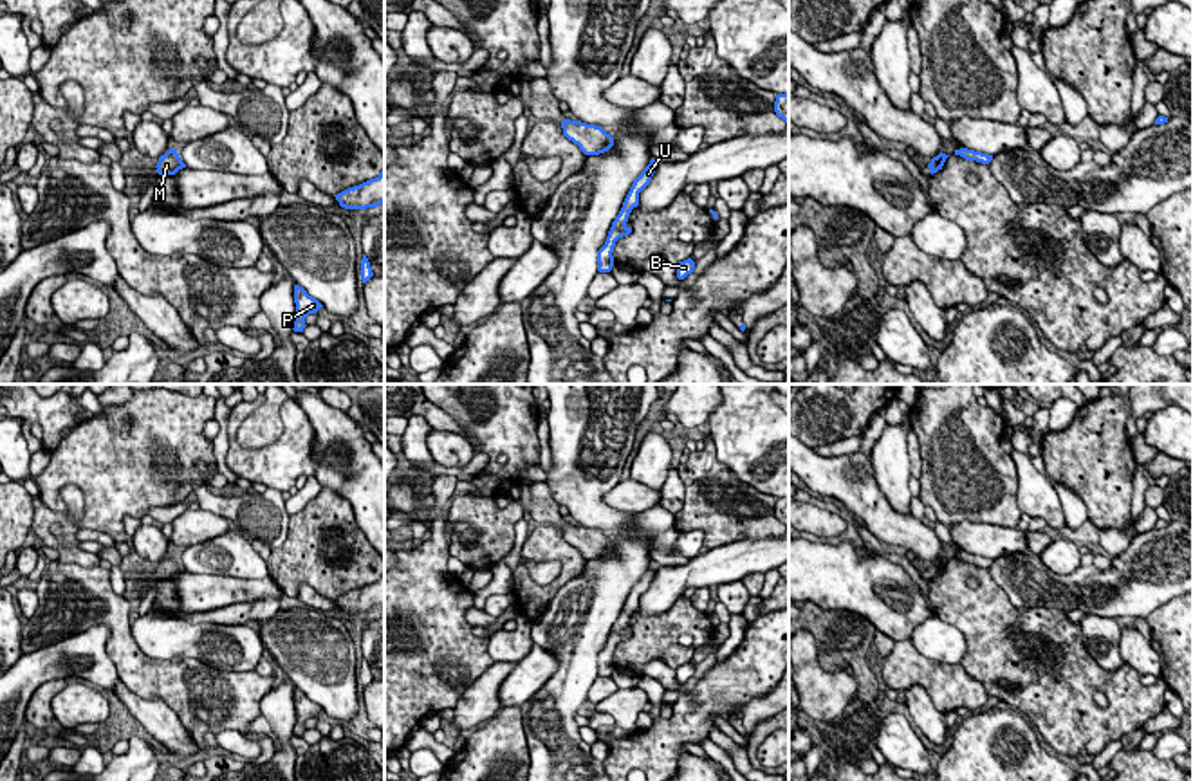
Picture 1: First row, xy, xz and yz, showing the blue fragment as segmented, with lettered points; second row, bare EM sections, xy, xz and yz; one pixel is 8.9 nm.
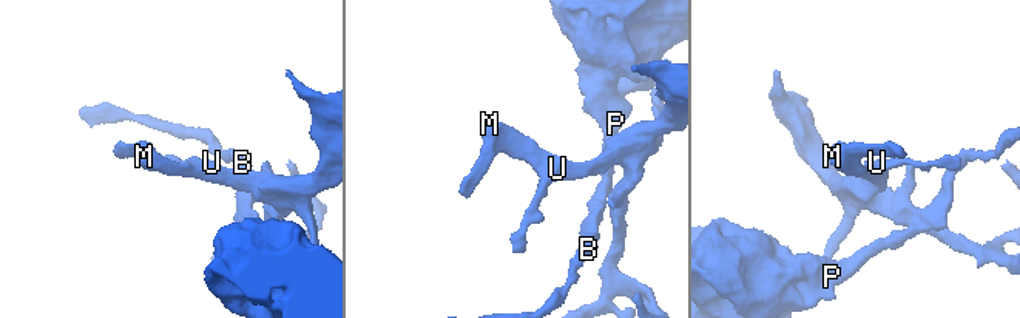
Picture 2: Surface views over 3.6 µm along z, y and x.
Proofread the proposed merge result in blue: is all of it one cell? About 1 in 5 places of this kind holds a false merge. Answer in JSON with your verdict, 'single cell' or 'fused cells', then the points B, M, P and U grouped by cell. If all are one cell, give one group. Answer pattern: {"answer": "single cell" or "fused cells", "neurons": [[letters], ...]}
{"answer": "single cell", "neurons": [["B", "M", "P", "U"]]}

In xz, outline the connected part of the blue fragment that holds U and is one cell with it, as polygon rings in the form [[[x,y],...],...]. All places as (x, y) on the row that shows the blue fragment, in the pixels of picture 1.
[[[652,159],[650,164],[644,168],[644,171],[633,180],[619,215],[612,222],[605,245],[597,251],[597,263],[599,263],[597,271],[599,272],[612,271],[612,267],[614,267],[612,253],[614,253],[615,242],[632,233],[632,227],[626,225],[628,216],[630,216],[632,209],[639,206],[639,193],[650,184],[657,164],[659,164],[659,161]]]

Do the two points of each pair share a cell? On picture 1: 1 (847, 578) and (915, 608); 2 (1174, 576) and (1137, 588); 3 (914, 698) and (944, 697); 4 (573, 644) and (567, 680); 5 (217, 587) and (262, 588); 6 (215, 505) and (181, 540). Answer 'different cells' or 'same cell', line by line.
1: same cell
2: same cell
3: different cells
4: same cell
5: same cell
6: different cells

